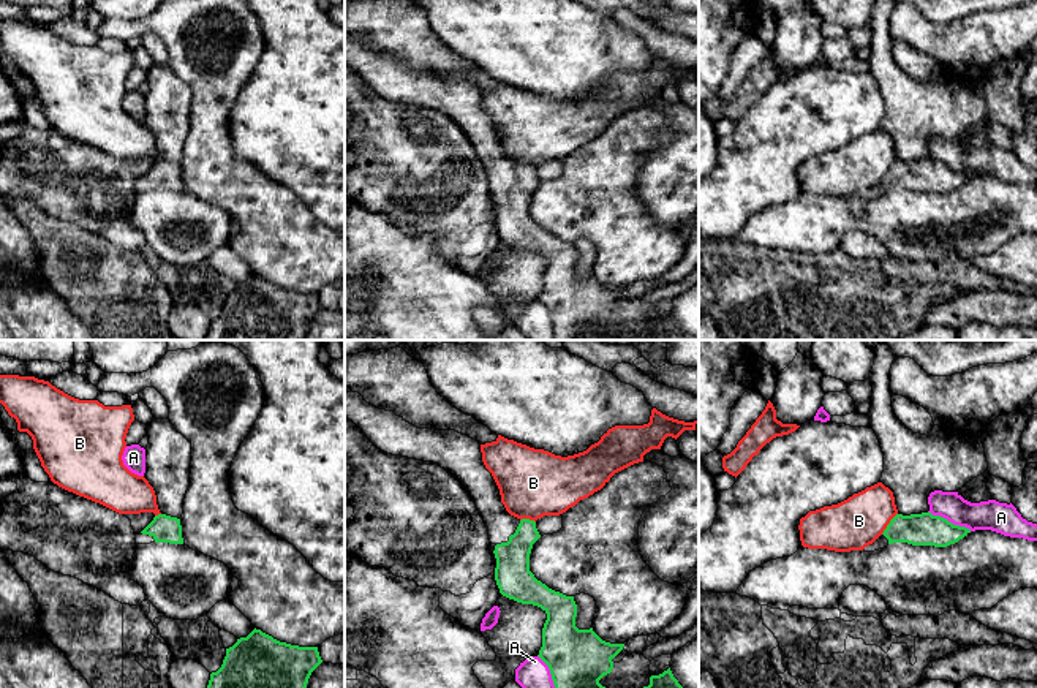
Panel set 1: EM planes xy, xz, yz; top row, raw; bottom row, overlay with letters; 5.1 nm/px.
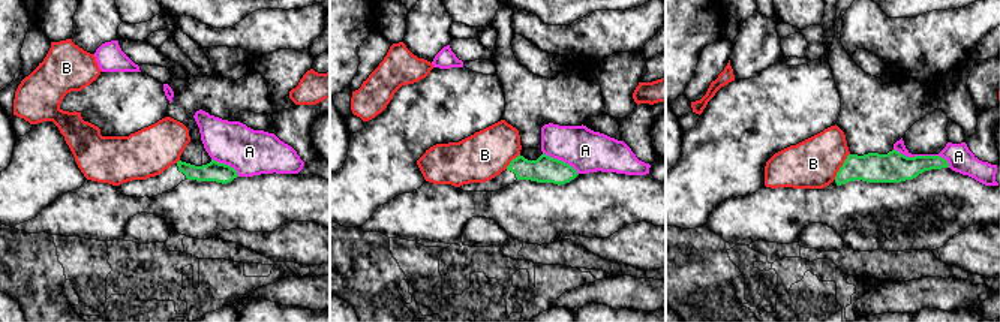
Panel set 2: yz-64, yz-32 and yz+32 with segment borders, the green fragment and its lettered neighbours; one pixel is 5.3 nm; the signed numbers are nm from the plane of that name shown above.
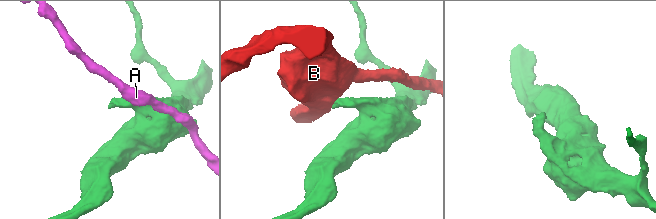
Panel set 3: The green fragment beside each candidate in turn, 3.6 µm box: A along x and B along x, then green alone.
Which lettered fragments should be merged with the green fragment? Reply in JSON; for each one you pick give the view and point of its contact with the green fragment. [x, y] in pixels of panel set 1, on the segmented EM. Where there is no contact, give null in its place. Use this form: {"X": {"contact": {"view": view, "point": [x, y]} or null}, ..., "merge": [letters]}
{"merge": []}

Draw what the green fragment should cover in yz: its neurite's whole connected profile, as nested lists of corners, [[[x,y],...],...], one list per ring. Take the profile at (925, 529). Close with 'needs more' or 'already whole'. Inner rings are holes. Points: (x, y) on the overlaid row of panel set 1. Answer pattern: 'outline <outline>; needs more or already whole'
outline [[[931,512],[903,516],[896,514],[884,533],[865,552],[874,552],[893,542],[907,542],[912,546],[947,547],[963,539],[969,528],[953,525],[941,516]]]; needs more

